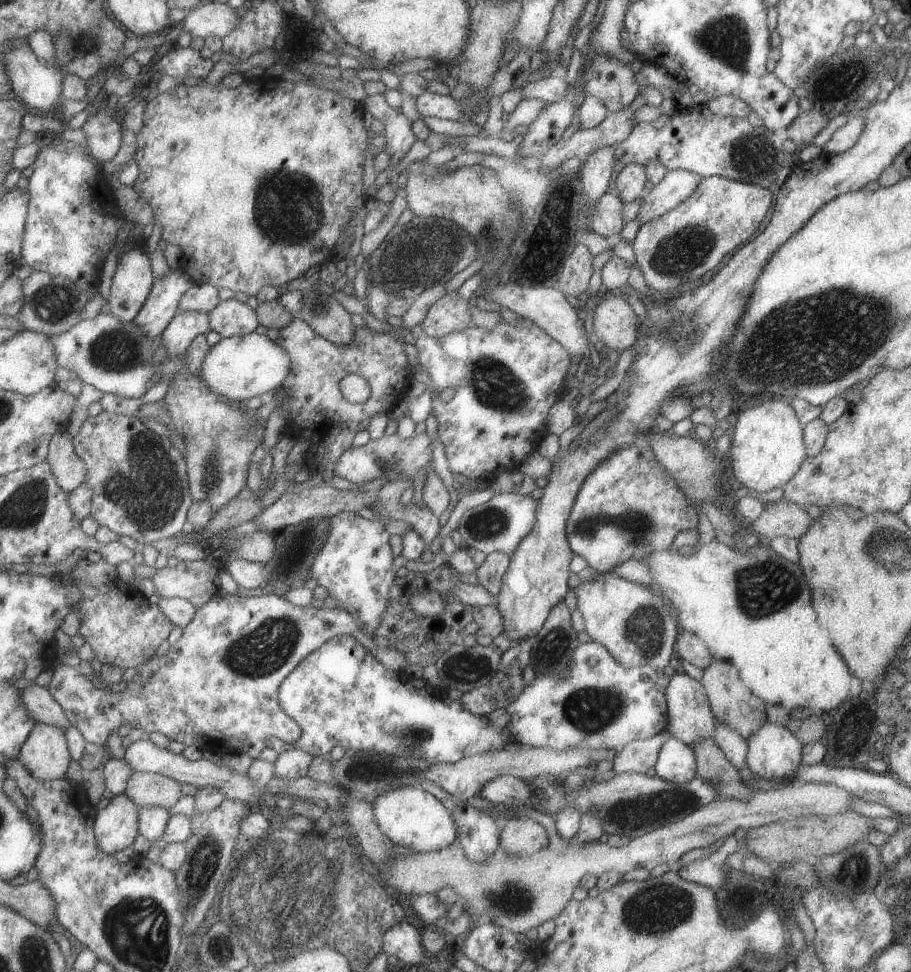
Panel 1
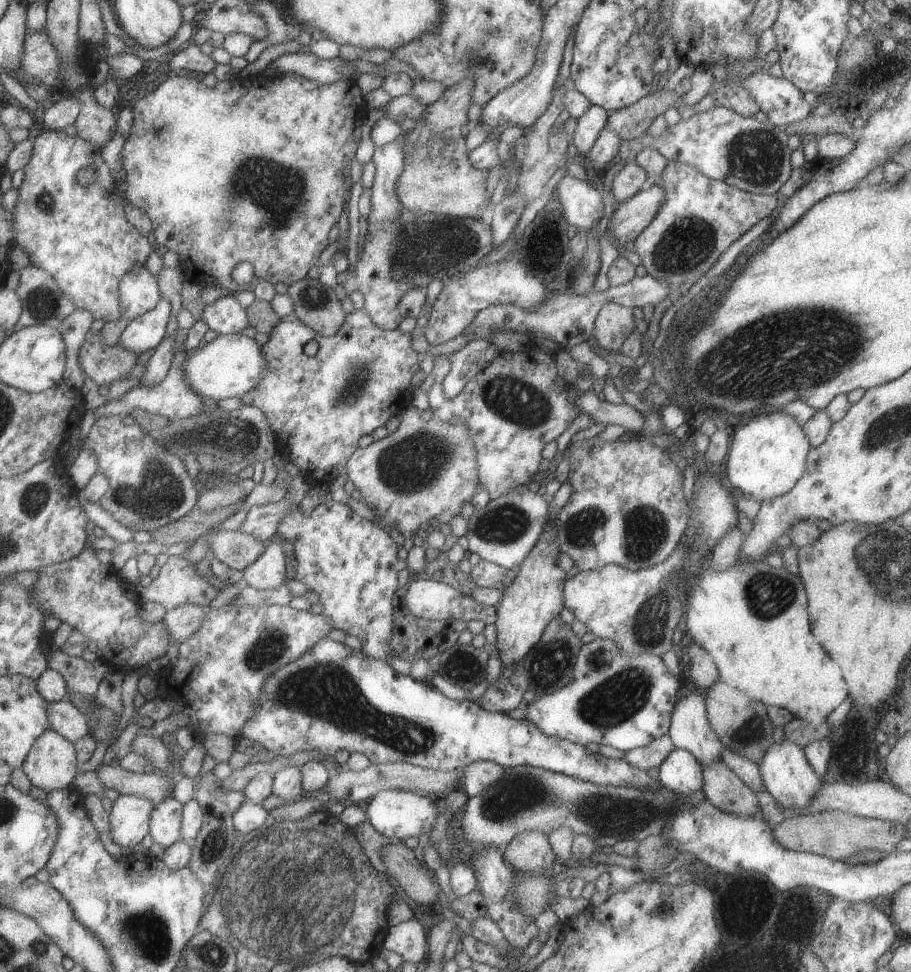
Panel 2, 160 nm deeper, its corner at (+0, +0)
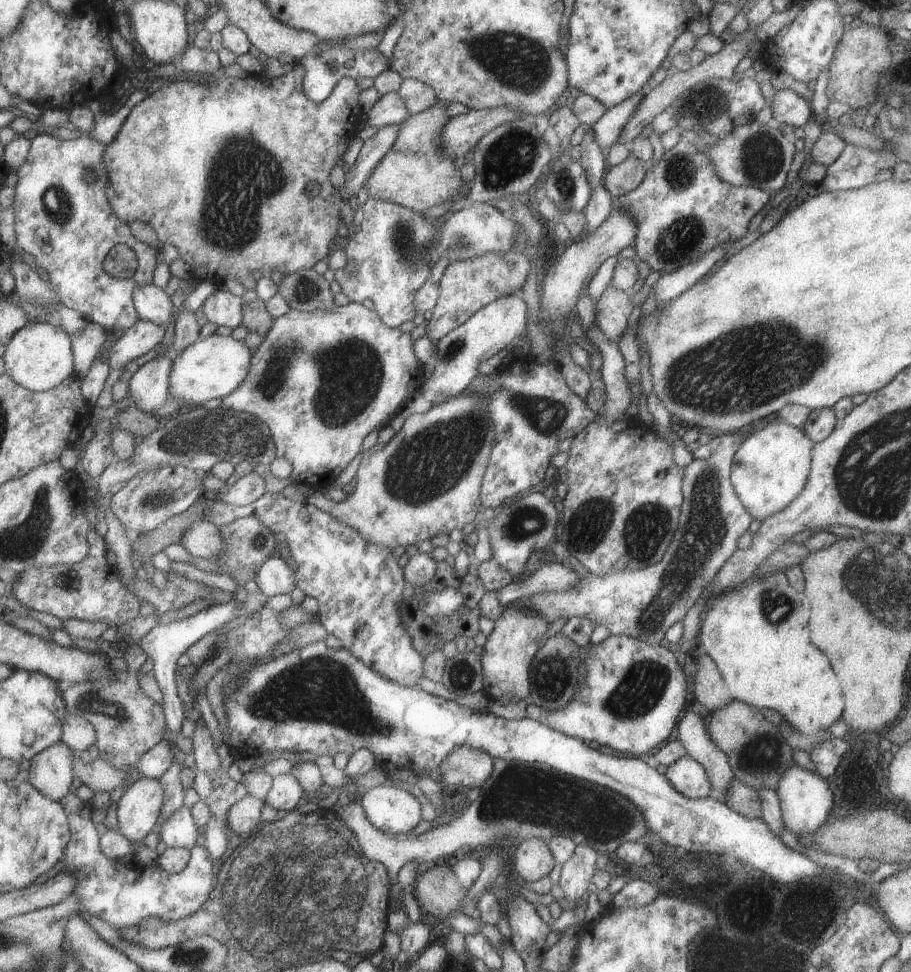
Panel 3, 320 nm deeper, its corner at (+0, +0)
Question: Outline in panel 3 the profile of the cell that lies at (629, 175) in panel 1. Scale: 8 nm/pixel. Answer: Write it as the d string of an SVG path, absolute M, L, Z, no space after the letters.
M629 154L622 162L608 168L603 175L603 186L613 198L619 198L639 186L645 167L646 164Z

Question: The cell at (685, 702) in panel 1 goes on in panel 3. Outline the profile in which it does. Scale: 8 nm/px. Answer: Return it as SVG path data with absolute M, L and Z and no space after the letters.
M687 712L676 724L677 740L686 748L687 756L705 769L713 797L723 802L734 774L728 758L708 738L708 732L697 714Z

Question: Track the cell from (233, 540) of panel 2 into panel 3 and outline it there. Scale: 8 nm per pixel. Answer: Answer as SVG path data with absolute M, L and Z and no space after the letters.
M202 518L191 523L181 545L191 557L215 558L222 551L223 539L218 527Z

